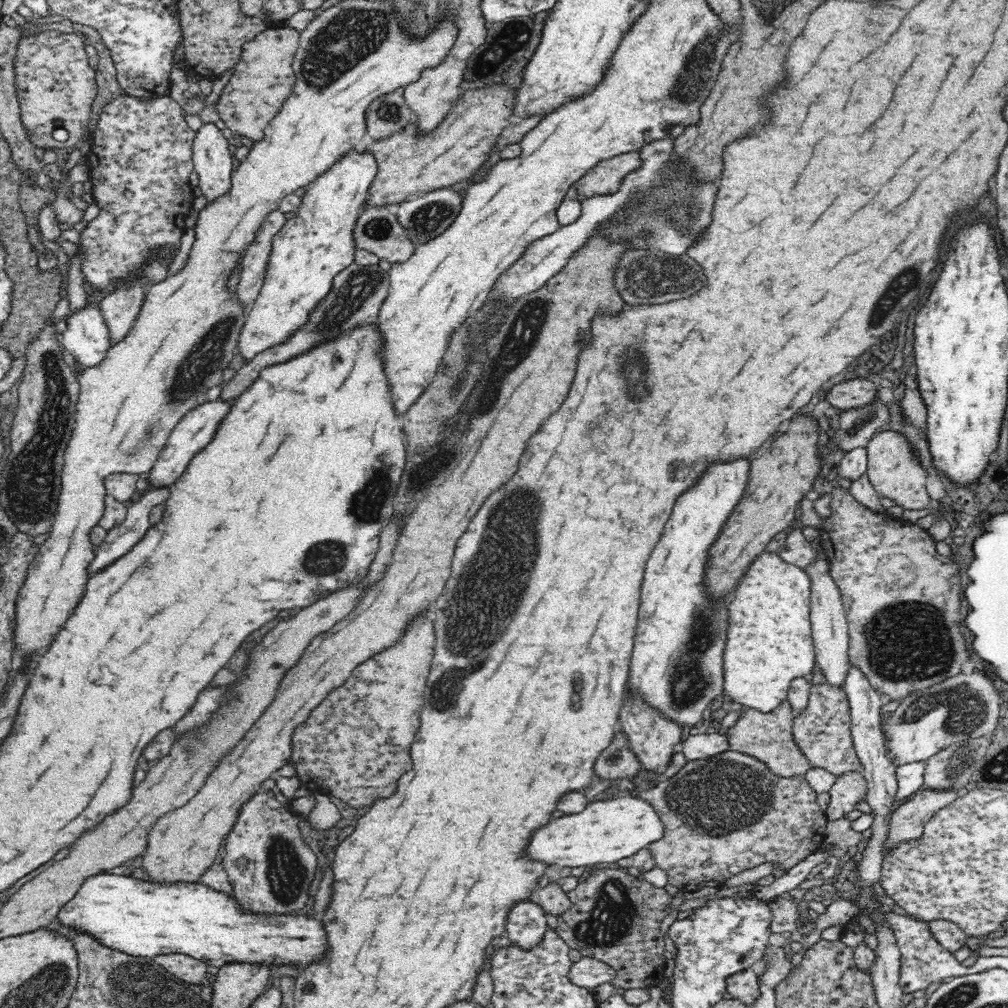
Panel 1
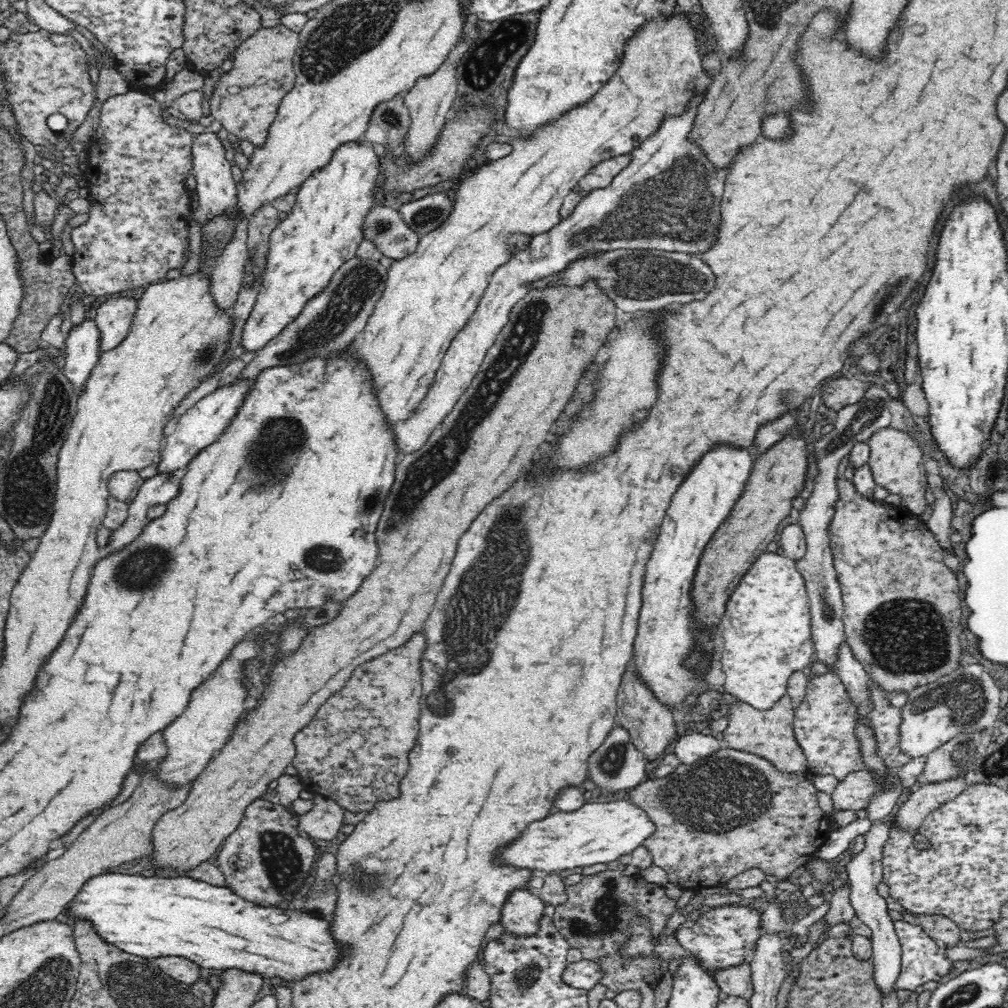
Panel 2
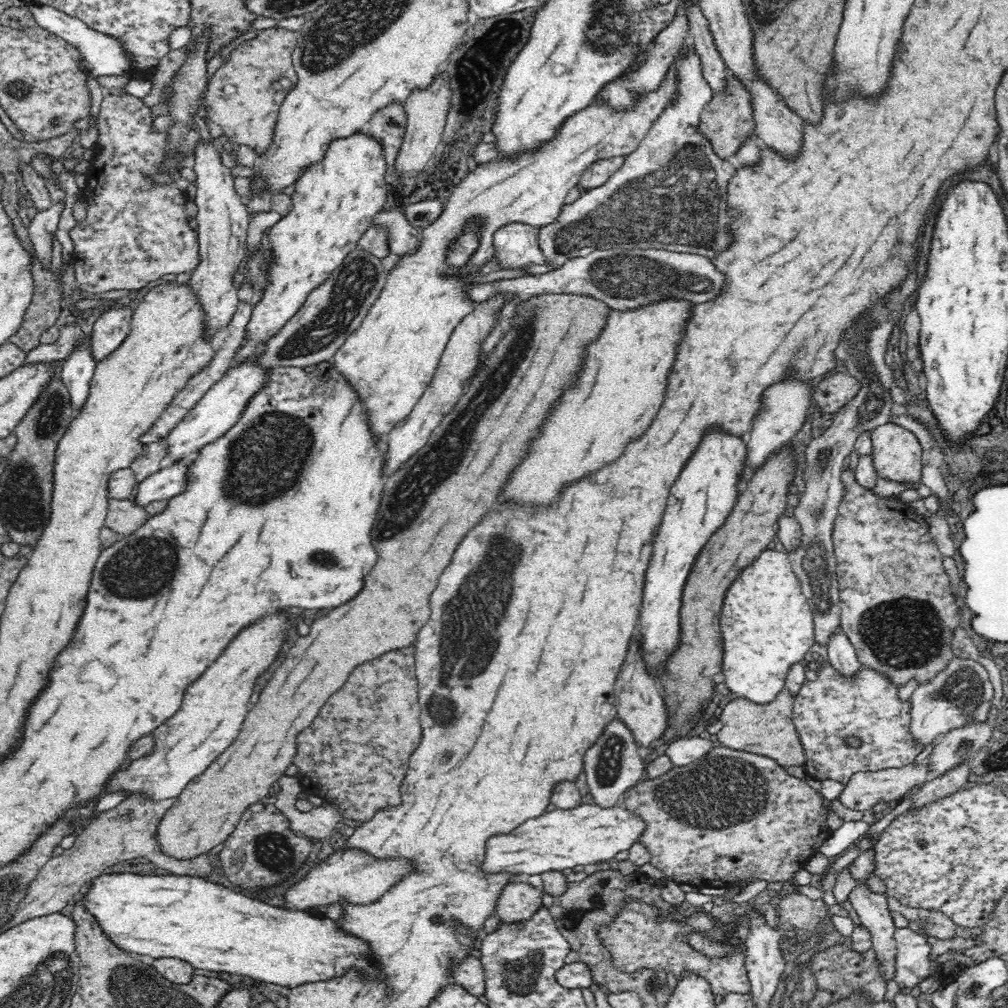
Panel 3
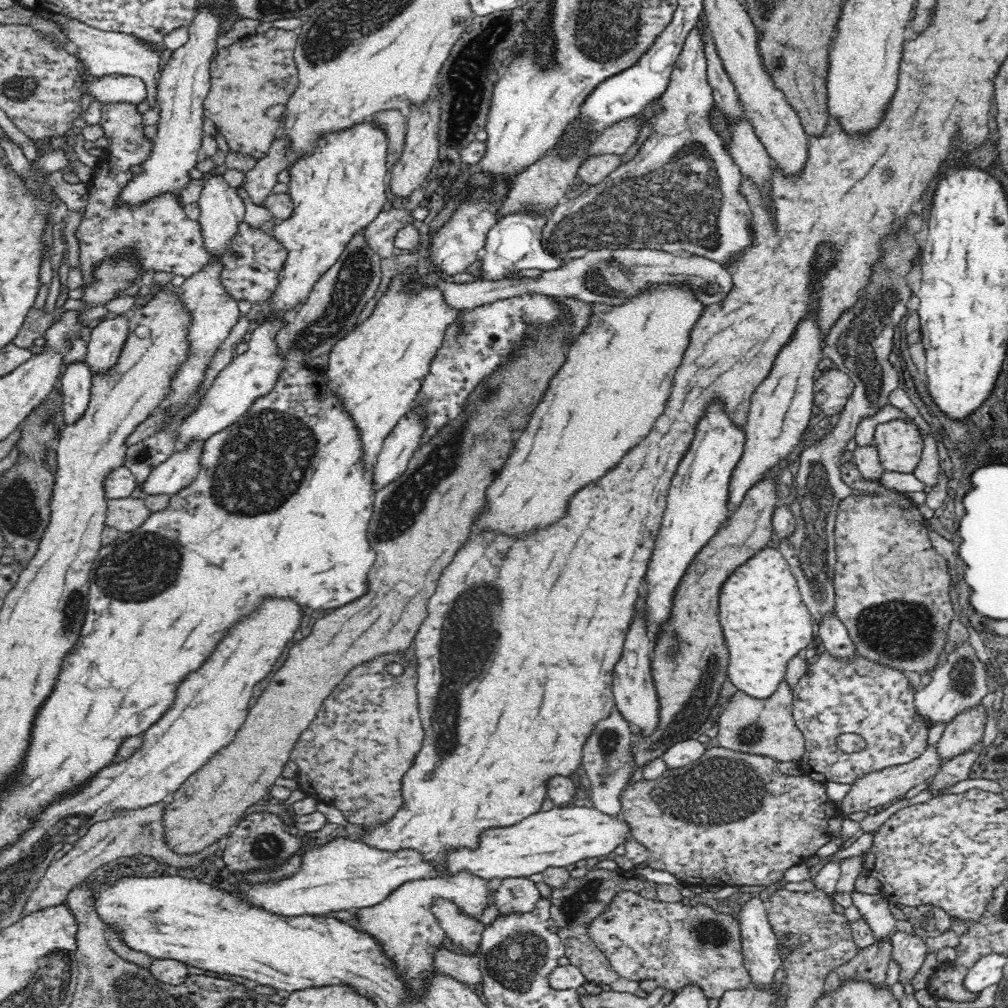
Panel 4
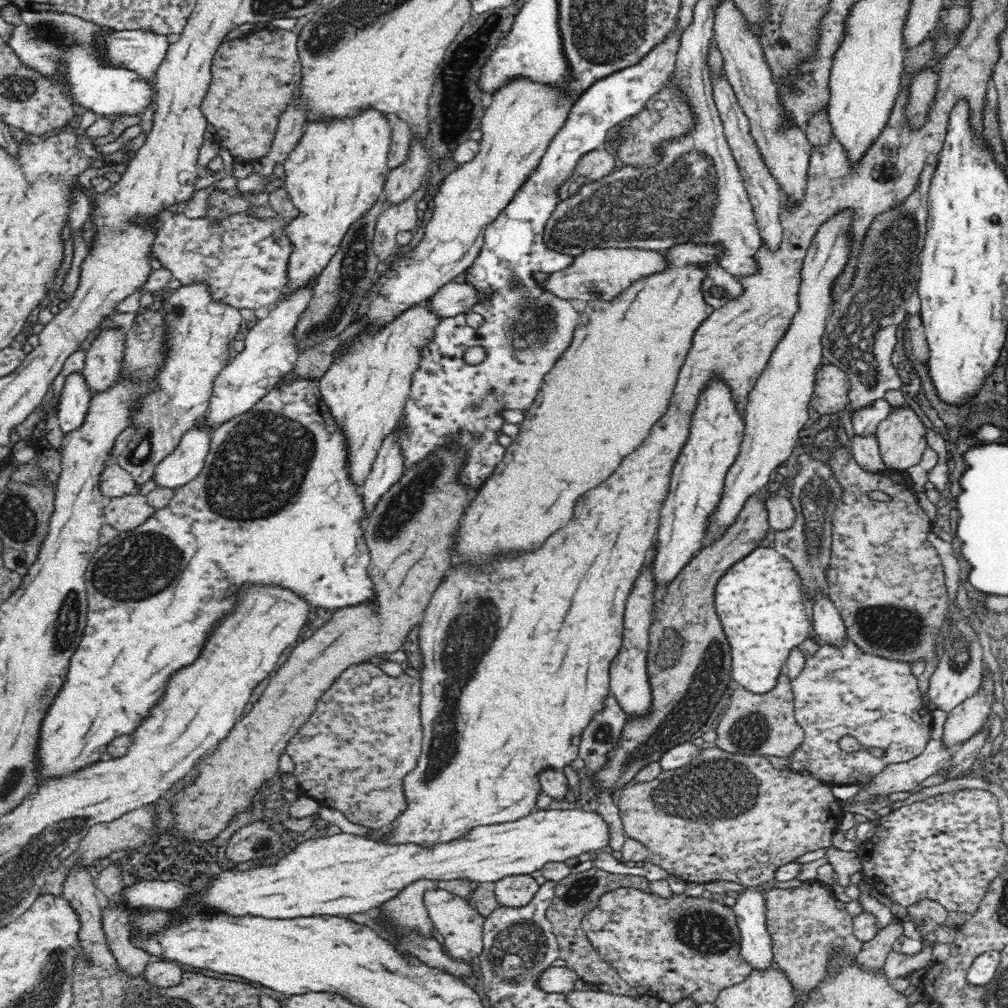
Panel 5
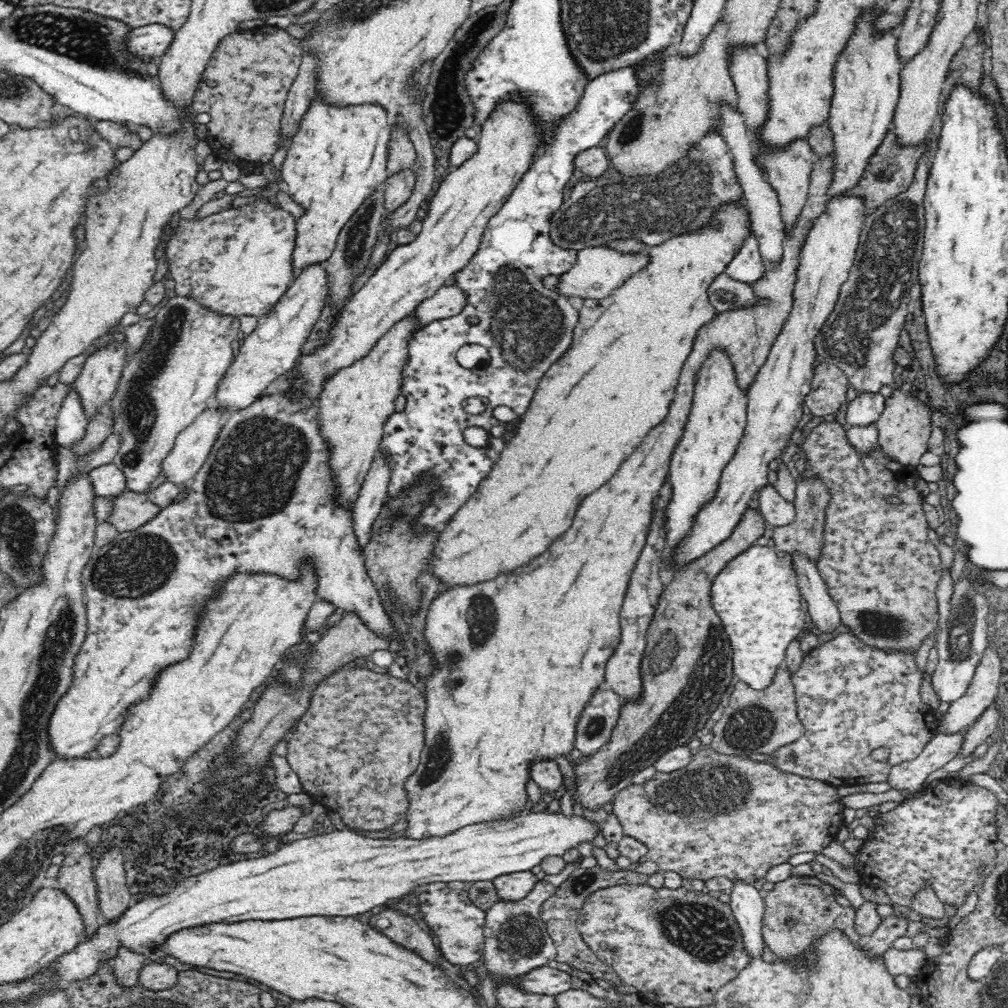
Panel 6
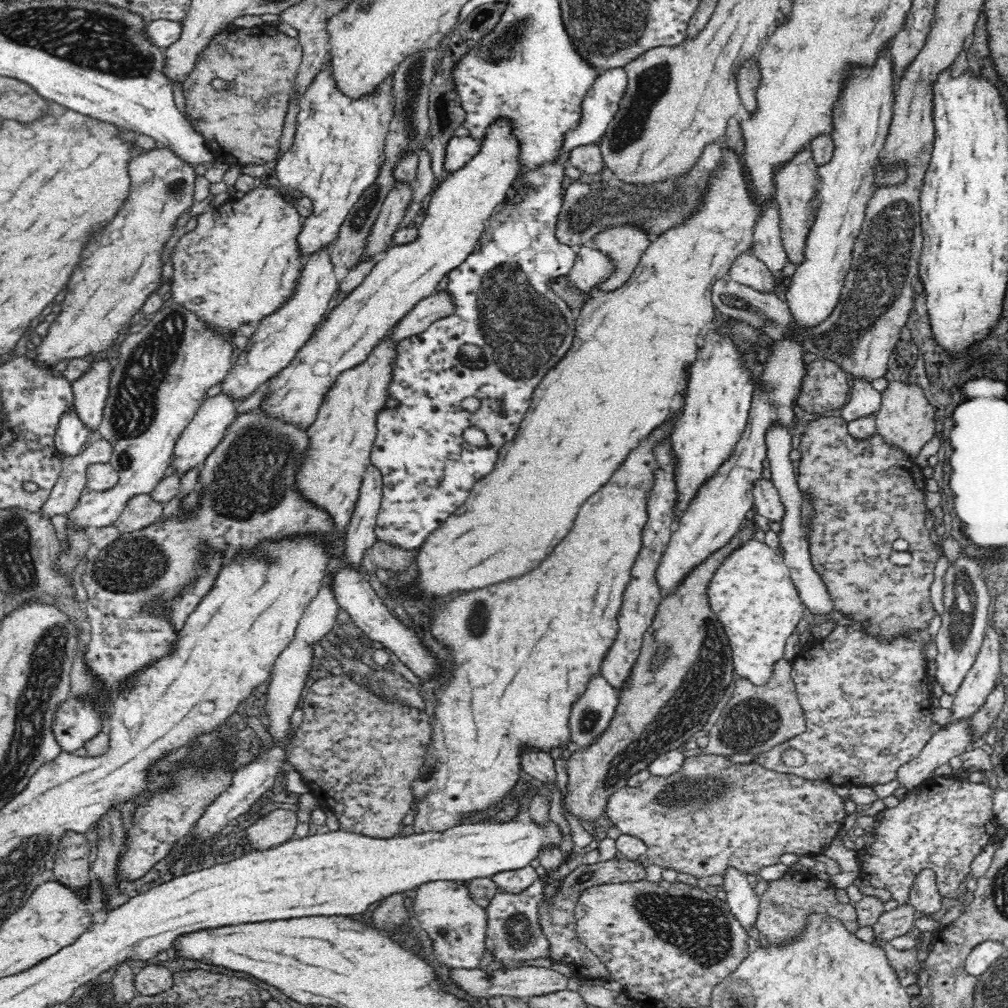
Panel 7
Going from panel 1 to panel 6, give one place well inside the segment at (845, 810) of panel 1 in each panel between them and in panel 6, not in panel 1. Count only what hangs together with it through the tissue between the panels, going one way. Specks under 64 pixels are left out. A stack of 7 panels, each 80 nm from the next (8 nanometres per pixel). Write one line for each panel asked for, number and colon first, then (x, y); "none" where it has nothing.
2: (854, 794)
3: (865, 790)
4: (877, 790)
5: (903, 777)
6: (909, 776)

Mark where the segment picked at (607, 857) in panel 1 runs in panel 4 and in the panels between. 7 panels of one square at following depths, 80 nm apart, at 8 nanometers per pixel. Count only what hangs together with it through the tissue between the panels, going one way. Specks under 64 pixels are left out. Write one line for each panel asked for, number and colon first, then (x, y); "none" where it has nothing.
2: (597, 833)
3: (587, 834)
4: (561, 836)

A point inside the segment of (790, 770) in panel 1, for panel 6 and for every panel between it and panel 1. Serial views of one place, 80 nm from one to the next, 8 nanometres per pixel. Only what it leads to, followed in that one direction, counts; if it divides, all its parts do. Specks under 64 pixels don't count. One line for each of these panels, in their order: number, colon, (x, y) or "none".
2: (769, 734)
3: (768, 729)
4: (759, 726)
5: (754, 724)
6: (755, 721)

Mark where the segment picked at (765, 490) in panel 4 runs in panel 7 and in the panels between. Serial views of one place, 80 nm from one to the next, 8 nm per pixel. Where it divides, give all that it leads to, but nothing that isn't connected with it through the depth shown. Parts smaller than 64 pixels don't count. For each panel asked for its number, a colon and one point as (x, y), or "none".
5: (688, 663)
6: (687, 663)
7: (685, 664)

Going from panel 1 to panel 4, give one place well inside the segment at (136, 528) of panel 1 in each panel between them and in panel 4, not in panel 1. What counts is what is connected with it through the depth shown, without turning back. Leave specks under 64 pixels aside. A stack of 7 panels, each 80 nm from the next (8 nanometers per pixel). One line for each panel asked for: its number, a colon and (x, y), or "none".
2: (161, 488)
3: (169, 481)
4: (183, 466)

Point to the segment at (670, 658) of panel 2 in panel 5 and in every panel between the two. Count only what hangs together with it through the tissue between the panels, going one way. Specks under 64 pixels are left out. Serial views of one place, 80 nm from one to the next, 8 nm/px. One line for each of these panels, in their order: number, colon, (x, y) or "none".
3: (706, 491)
4: (696, 507)
5: (716, 432)

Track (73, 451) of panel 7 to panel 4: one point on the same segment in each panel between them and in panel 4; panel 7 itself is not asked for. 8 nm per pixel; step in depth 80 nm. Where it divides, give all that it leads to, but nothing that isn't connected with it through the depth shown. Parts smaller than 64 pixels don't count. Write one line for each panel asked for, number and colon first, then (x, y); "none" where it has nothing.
4: (76, 379)
5: (74, 402)
6: (72, 422)

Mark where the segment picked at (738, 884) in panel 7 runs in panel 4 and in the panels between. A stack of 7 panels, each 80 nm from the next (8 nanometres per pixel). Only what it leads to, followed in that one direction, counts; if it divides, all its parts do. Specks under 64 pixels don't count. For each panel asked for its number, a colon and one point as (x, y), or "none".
4: (759, 947)
5: (756, 946)
6: (747, 904)

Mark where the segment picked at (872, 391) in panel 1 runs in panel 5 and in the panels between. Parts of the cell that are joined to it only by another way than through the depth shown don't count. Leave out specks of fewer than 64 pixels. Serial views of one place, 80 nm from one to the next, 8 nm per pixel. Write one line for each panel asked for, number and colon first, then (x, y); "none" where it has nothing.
2: (843, 391)
3: (833, 392)
4: (832, 389)
5: (831, 388)

